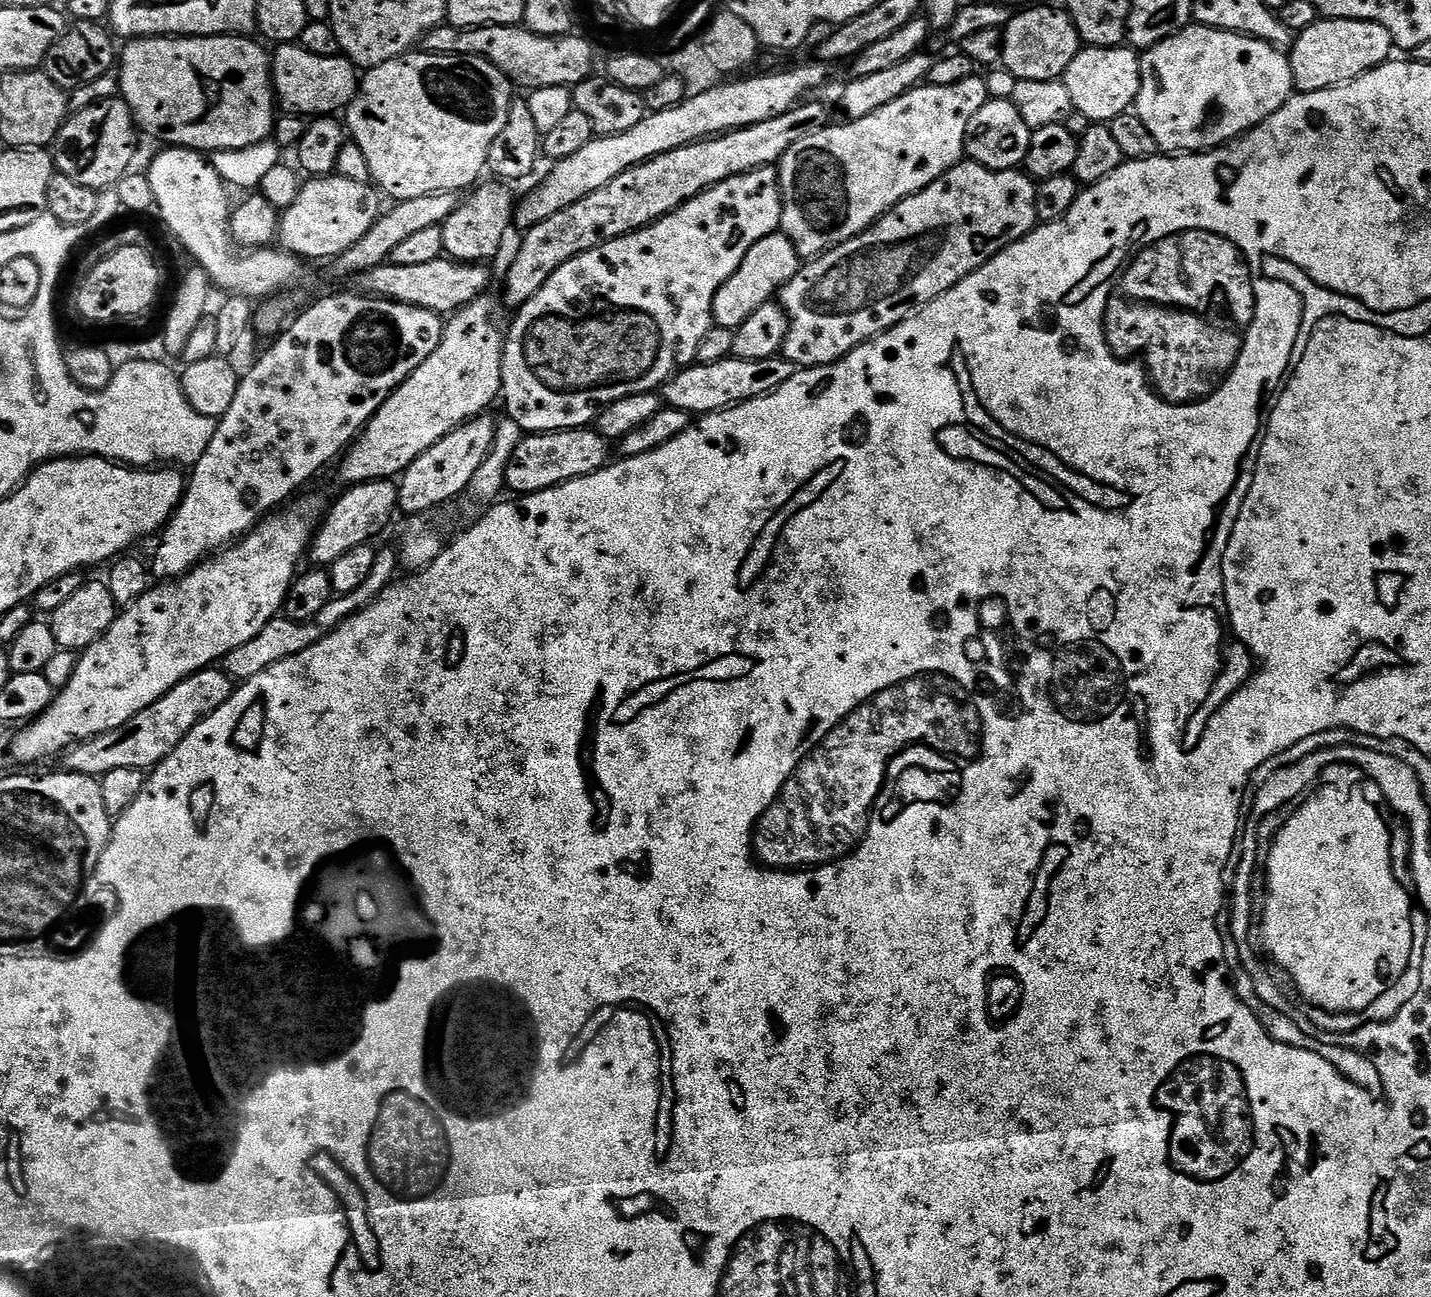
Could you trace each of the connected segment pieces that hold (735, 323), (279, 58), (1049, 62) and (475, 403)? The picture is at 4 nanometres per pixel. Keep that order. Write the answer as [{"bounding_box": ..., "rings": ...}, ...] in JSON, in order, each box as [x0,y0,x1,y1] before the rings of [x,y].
[{"bounding_box":[712,230,802,329],"rings":[[[777,230],[770,233],[766,238],[758,238],[750,250],[746,250],[746,258],[738,262],[738,270],[718,286],[718,294],[714,294],[712,303],[712,318],[715,326],[726,326],[736,329],[754,314],[762,306],[773,303],[774,297],[781,288],[786,286],[796,277],[802,267],[802,257],[790,242],[790,238],[785,236],[783,231]]]},{"bounding_box":[270,42,361,118],"rings":[[[296,42],[279,45],[275,51],[270,56],[272,90],[285,113],[296,112],[305,118],[331,116],[339,113],[339,108],[340,111],[347,109],[356,97],[361,77],[347,56],[322,58],[318,54],[310,54],[310,50],[301,48]]]},{"bounding_box":[1000,7,1082,82],"rings":[[[1063,7],[1028,8],[1025,12],[1017,11],[1012,21],[1005,24],[1002,31],[1004,45],[1000,64],[1017,80],[1030,82],[1060,80],[1082,47],[1082,41],[1072,17]]]},{"bounding_box":[339,296,505,486],"rings":[[[479,296],[451,313],[434,354],[384,399],[367,428],[352,441],[339,461],[344,486],[399,477],[414,458],[458,426],[487,413],[495,400],[497,403],[501,395],[505,333],[496,325],[496,304],[490,297]]]}]

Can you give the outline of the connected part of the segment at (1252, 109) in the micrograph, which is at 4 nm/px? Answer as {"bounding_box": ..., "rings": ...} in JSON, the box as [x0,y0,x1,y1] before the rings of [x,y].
{"bounding_box":[1134,22,1294,154],"rings":[[[1193,22],[1187,28],[1183,28],[1181,32],[1175,32],[1170,38],[1166,38],[1155,44],[1153,48],[1147,49],[1140,56],[1140,89],[1136,95],[1134,111],[1137,116],[1142,118],[1142,122],[1146,122],[1150,134],[1154,134],[1154,142],[1161,153],[1191,154],[1193,152],[1206,152],[1213,148],[1223,148],[1243,136],[1245,132],[1257,128],[1262,122],[1266,122],[1266,118],[1270,118],[1270,114],[1278,111],[1294,94],[1292,62],[1285,53],[1283,56],[1280,52],[1283,51],[1277,45],[1268,44],[1264,40],[1259,40],[1253,36],[1243,36],[1240,32],[1227,32]]]}

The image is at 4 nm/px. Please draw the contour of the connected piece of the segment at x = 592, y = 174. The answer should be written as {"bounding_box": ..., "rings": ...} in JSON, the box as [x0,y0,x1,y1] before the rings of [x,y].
{"bounding_box":[515,62,829,230],"rings":[[[823,62],[811,63],[788,68],[785,72],[764,72],[761,76],[732,78],[729,84],[708,88],[705,92],[693,91],[687,100],[670,110],[648,112],[642,122],[638,122],[638,126],[622,134],[593,135],[592,140],[586,142],[582,150],[578,150],[578,154],[555,161],[551,165],[552,173],[521,204],[519,201],[515,205],[515,227],[520,227],[520,230],[533,228],[538,222],[550,218],[550,214],[558,214],[558,210],[574,206],[574,202],[586,198],[586,194],[602,190],[602,186],[606,186],[606,182],[614,182],[618,174],[626,174],[626,170],[645,164],[647,160],[670,150],[678,150],[687,144],[722,136],[726,132],[735,132],[737,128],[754,126],[778,114],[786,114],[797,104],[807,101],[811,97],[808,95],[818,91],[828,80],[829,65]]]}

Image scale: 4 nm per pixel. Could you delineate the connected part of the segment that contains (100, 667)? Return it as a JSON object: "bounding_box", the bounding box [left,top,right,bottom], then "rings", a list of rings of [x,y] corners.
{"bounding_box":[12,495,326,764],"rings":[[[301,495],[295,502],[289,503],[283,510],[277,511],[275,514],[261,520],[247,536],[201,560],[195,568],[191,568],[184,576],[179,576],[177,580],[157,583],[149,588],[146,594],[142,594],[142,598],[138,598],[138,602],[127,605],[126,610],[121,611],[113,624],[106,630],[106,634],[102,634],[102,638],[98,638],[90,647],[83,649],[79,653],[72,676],[66,682],[66,686],[57,691],[52,703],[39,716],[35,717],[31,722],[25,723],[17,731],[21,732],[12,740],[13,758],[20,764],[36,764],[39,760],[46,759],[47,756],[57,755],[56,757],[59,757],[67,752],[72,745],[80,744],[84,740],[92,740],[98,734],[118,730],[118,726],[123,726],[126,722],[130,722],[130,718],[134,718],[134,714],[142,714],[142,710],[146,710],[146,706],[150,706],[150,702],[158,702],[158,698],[162,698],[162,694],[166,694],[166,690],[178,686],[178,682],[182,682],[188,676],[193,676],[196,672],[201,672],[203,668],[223,661],[230,650],[238,650],[238,646],[242,646],[242,642],[250,642],[250,638],[254,638],[271,620],[276,619],[278,613],[283,609],[284,600],[288,596],[292,581],[298,575],[298,569],[301,567],[301,565],[299,566],[300,559],[303,556],[305,559],[312,543],[312,537],[326,512],[326,504],[323,504],[322,501],[314,496],[303,496]]]}

